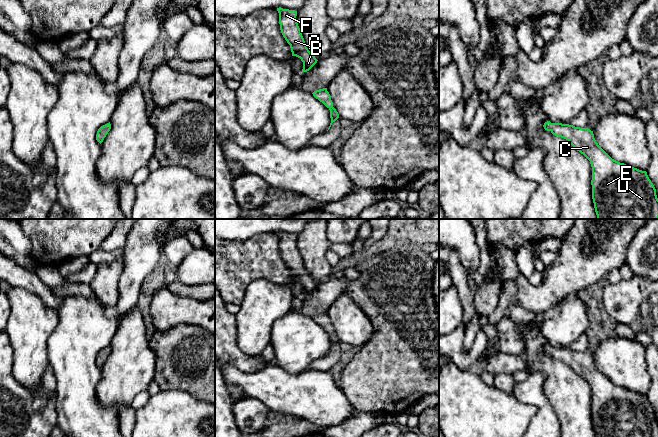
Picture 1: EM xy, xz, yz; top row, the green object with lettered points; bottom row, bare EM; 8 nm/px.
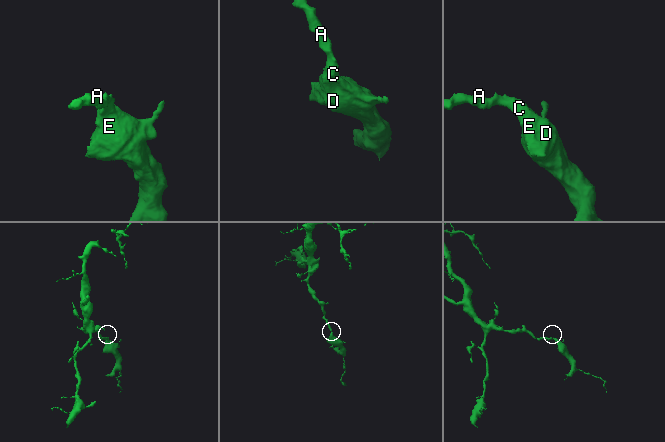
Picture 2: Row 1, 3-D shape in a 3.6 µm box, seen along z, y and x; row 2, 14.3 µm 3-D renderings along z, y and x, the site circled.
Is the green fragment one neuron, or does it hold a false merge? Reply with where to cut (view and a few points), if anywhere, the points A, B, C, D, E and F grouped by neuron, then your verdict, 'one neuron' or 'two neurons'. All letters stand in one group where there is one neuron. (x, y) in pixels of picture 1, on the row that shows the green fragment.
no cut; A B C D E F; one neuron

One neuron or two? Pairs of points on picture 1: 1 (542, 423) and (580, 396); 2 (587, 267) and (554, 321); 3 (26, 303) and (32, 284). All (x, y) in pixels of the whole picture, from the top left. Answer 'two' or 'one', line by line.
1: two
2: two
3: two

